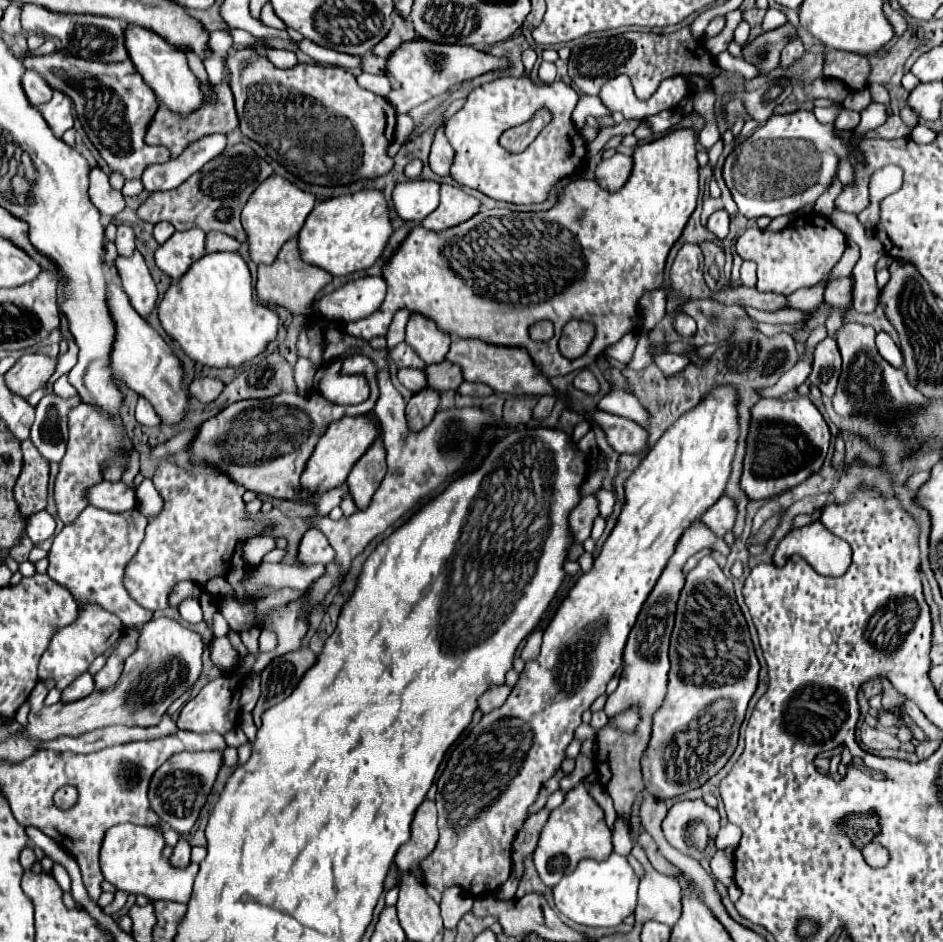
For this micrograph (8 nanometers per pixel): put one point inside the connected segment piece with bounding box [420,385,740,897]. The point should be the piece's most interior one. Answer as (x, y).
(493, 776)

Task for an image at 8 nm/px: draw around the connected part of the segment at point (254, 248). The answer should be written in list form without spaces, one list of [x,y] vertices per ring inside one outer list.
[[[272,175],[260,183],[260,187],[250,195],[248,203],[242,209],[242,225],[248,235],[248,253],[256,265],[270,265],[274,263],[282,245],[296,237],[302,229],[306,217],[314,209],[316,197],[298,189],[296,185],[288,183],[280,175]]]

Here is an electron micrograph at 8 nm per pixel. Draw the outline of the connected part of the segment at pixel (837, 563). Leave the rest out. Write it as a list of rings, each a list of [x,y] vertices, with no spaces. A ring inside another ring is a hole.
[[[820,521],[788,533],[774,553],[774,563],[782,565],[782,559],[790,555],[804,557],[820,575],[830,577],[846,573],[852,557],[850,545],[834,537]]]

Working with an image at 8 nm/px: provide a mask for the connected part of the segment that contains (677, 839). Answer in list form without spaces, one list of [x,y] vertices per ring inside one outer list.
[[[702,799],[678,801],[670,807],[662,831],[666,841],[684,855],[700,861],[716,851],[714,839],[720,829],[720,815]]]

